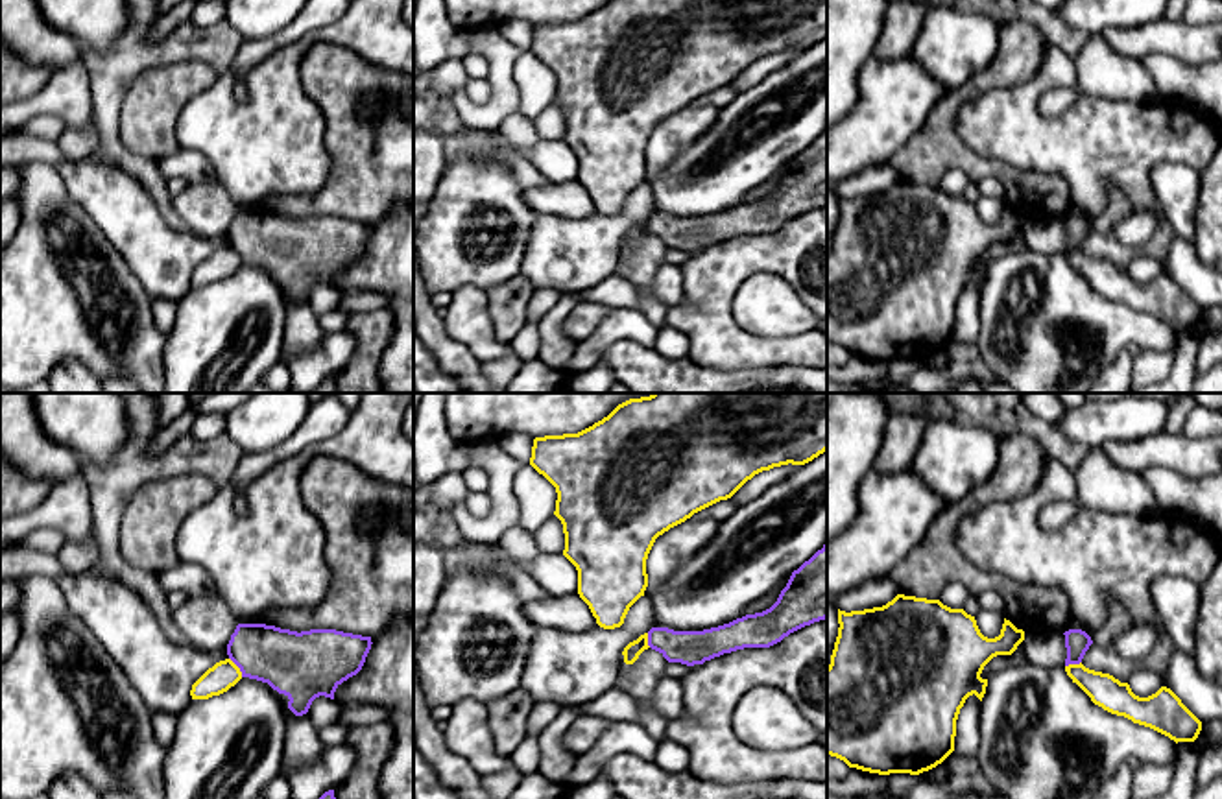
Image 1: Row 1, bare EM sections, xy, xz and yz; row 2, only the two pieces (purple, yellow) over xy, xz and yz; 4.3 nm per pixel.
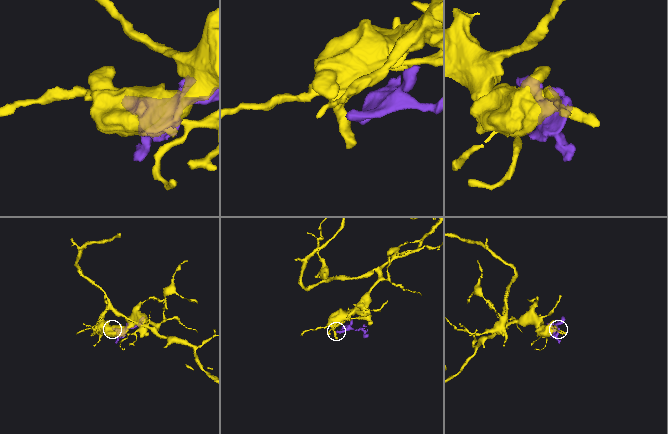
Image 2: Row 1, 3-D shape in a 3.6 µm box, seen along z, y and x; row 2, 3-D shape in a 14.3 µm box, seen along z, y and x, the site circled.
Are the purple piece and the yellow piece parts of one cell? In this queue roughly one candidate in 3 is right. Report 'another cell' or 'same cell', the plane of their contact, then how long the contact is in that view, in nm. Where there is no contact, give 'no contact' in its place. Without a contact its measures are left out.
another cell; contact in xy; length 110 nm

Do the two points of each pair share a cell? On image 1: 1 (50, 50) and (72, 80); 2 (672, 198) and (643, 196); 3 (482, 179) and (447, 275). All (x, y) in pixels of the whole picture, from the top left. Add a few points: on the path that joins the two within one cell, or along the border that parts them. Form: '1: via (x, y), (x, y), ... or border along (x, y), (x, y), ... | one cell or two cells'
1: border along (80, 58), (54, 71) | two cells
2: border along (645, 181), (652, 192), (654, 213) | two cells
3: via (469, 203), (460, 214), (451, 251) | one cell

